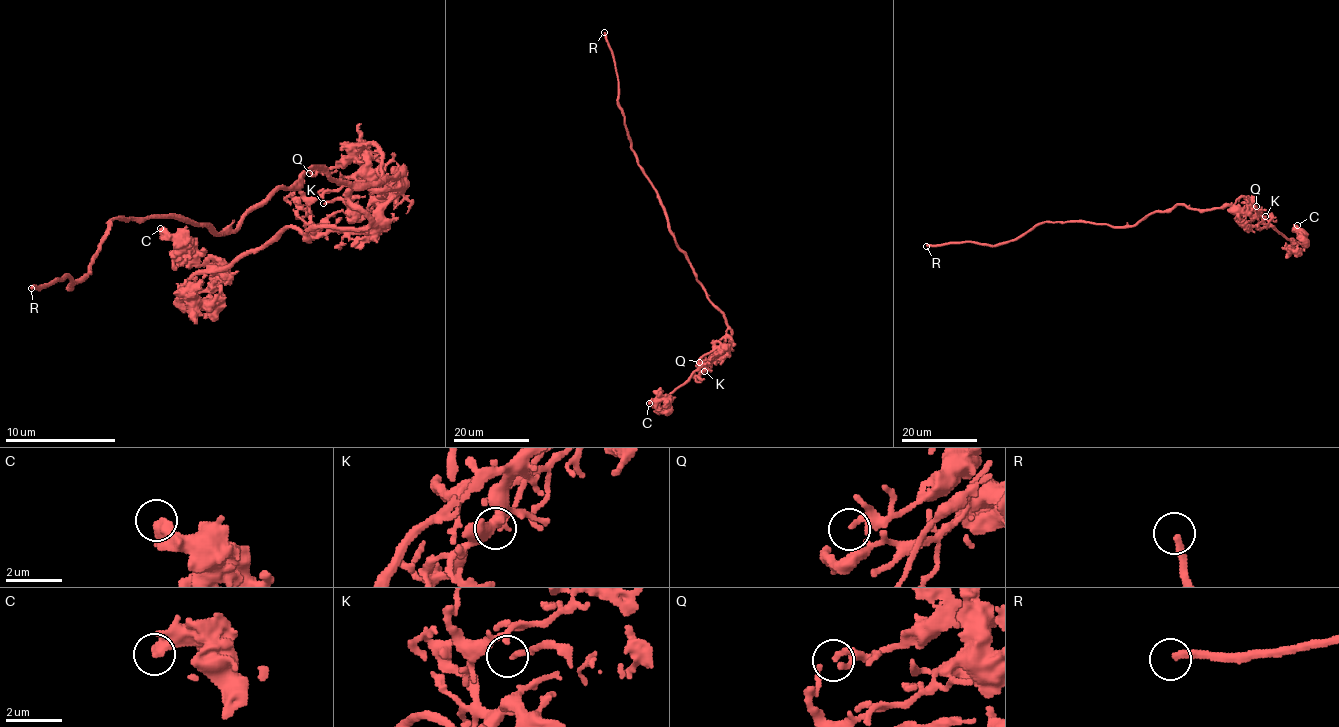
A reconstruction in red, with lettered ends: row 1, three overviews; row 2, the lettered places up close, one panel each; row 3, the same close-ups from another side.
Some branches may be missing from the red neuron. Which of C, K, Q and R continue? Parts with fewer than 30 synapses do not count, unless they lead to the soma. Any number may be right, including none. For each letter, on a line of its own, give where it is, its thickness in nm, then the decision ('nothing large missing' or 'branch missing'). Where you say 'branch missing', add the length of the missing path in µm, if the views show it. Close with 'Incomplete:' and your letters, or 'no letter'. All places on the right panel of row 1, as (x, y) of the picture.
C: place (1297, 225); calibre 480 nm; nothing large missing
K: place (1265, 216); calibre 150 nm; nothing large missing
Q: place (1256, 206); calibre 120 nm; nothing large missing
R: place (926, 246); calibre 260 nm; nothing large missing
Incomplete: no letter

